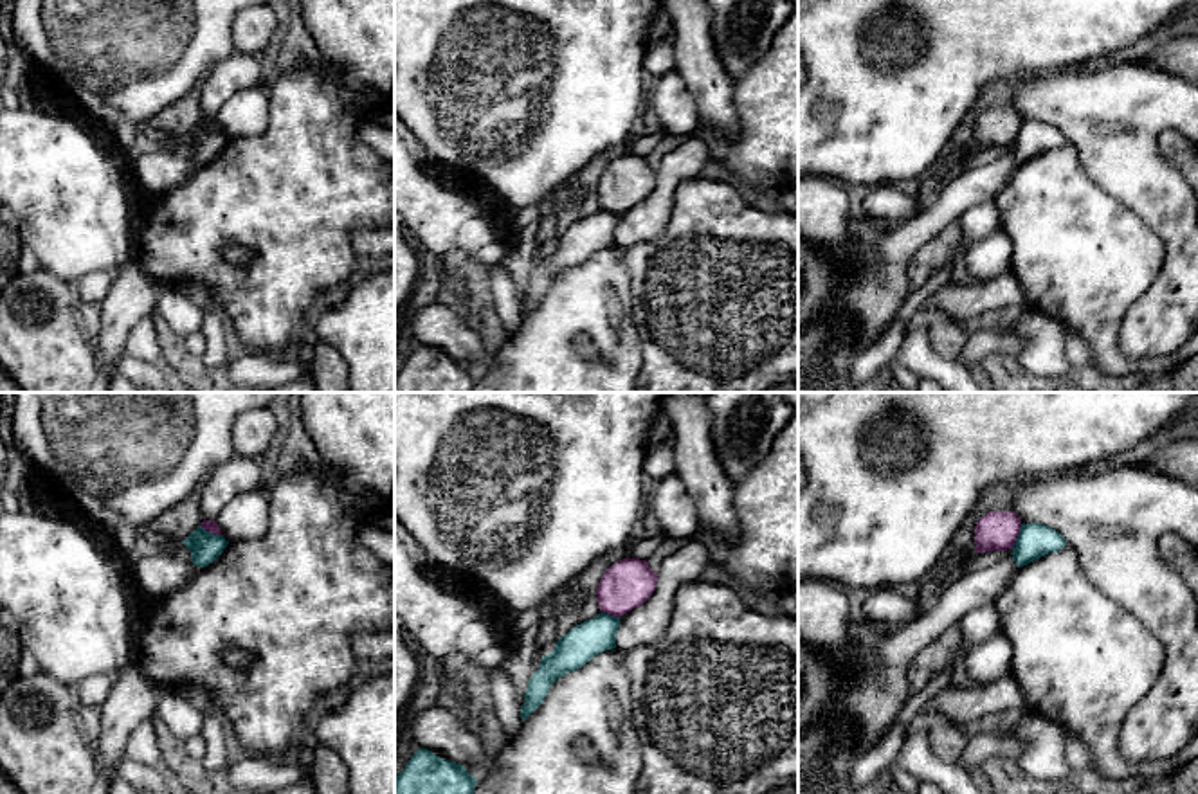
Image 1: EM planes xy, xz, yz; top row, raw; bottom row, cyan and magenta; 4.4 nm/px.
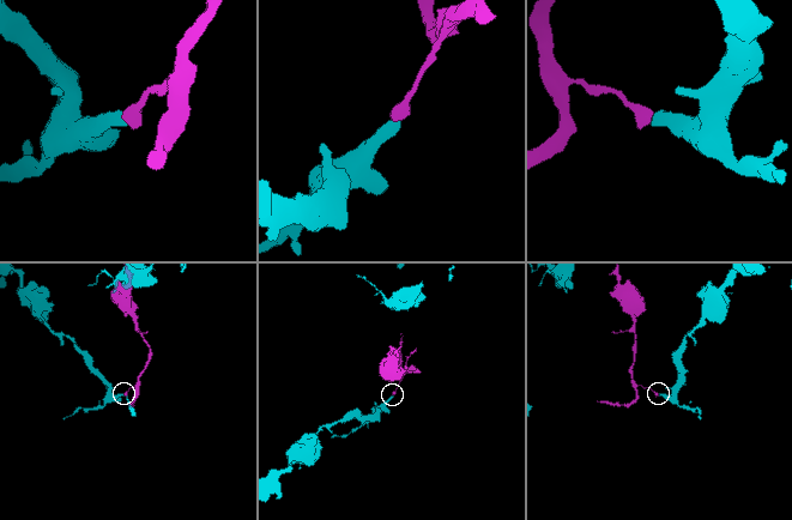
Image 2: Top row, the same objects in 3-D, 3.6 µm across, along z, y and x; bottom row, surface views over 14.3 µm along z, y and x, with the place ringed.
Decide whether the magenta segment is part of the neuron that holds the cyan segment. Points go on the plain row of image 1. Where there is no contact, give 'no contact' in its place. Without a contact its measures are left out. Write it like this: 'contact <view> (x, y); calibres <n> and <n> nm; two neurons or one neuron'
contact yz (1018, 134); calibres 160 and 180 nm; two neurons

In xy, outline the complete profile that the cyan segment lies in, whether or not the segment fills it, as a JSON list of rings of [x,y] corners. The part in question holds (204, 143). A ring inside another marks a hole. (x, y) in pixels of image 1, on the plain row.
[[[198,122],[182,140],[191,148],[195,162],[207,164],[223,149],[229,139],[222,131],[213,131]]]

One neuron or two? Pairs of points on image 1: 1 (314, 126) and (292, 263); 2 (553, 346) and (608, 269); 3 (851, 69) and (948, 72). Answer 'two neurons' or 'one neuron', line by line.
1: one neuron
2: one neuron
3: one neuron

